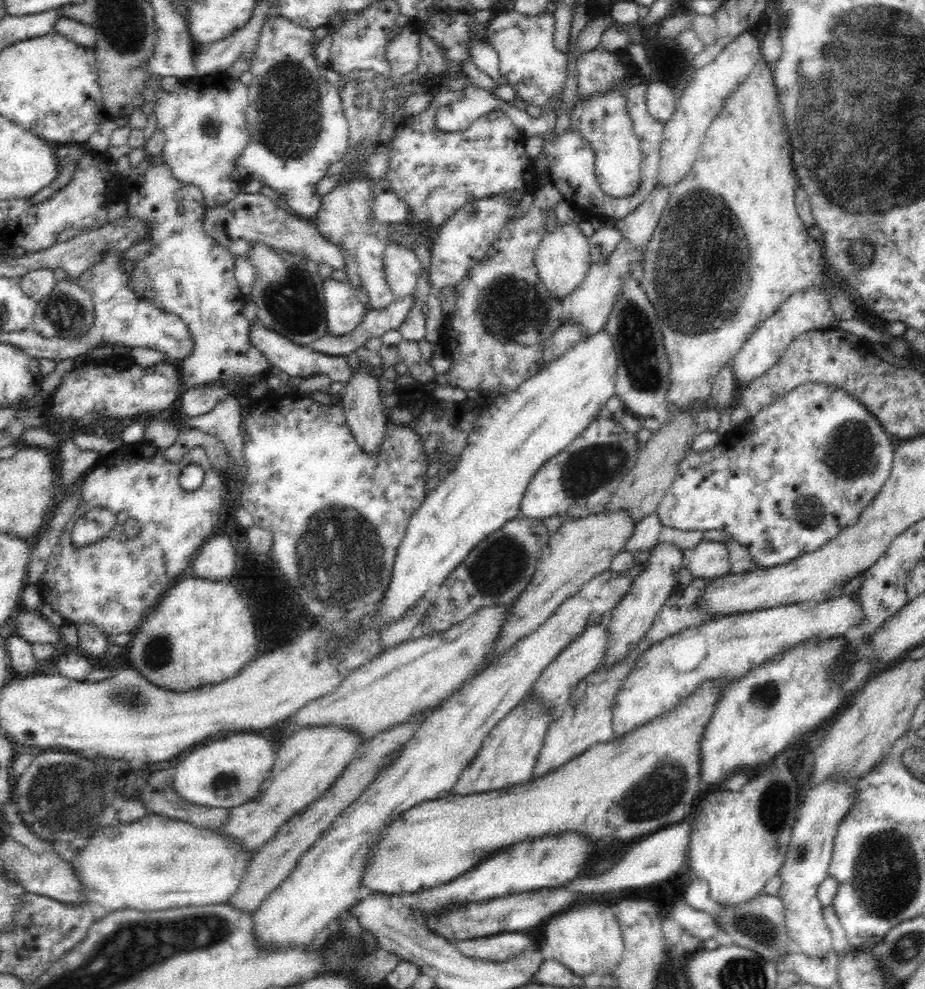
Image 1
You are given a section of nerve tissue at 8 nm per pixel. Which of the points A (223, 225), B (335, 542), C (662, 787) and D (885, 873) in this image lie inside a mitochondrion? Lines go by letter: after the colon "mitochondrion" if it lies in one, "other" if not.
A: other
B: mitochondrion
C: mitochondrion
D: mitochondrion

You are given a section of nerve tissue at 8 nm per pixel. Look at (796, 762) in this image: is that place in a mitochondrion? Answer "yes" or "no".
no

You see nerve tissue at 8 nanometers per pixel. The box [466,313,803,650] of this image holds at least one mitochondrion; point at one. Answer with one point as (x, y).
(585, 472)

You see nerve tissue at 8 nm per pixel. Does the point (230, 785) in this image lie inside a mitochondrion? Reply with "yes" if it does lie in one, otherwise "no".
yes

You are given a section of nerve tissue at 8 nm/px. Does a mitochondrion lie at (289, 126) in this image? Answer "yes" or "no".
yes

